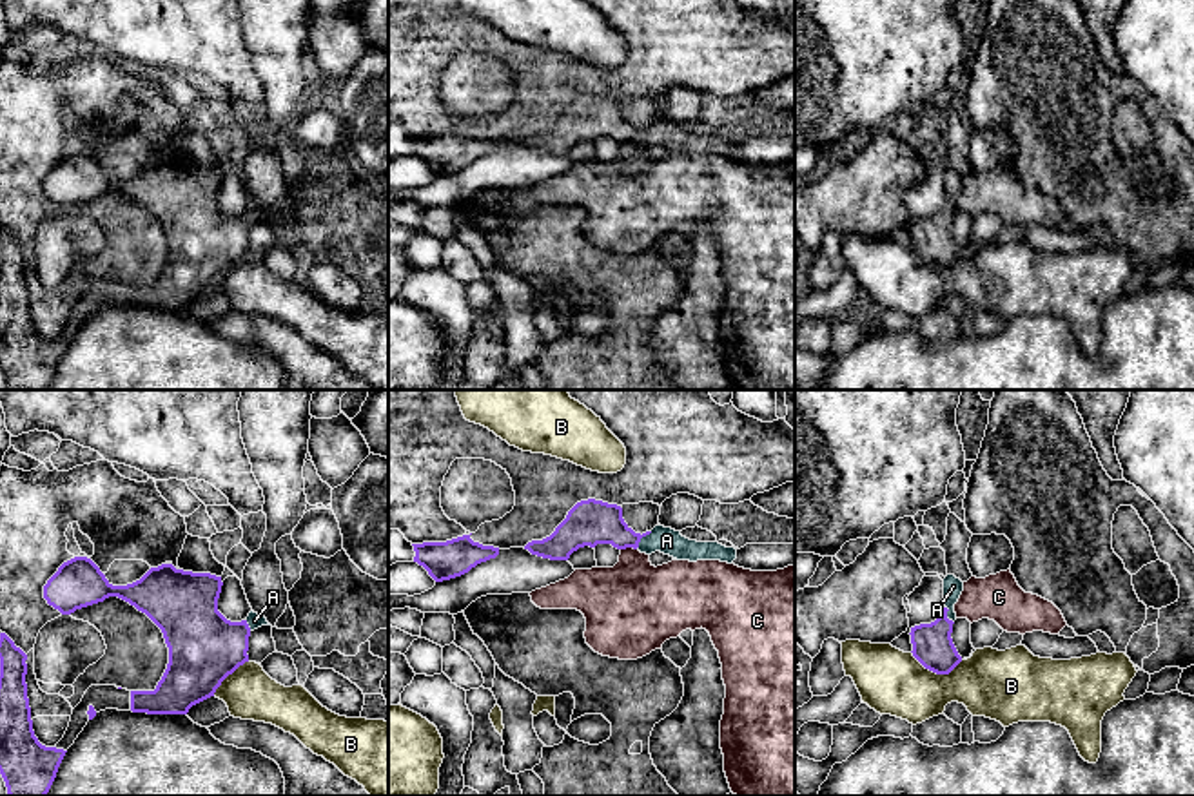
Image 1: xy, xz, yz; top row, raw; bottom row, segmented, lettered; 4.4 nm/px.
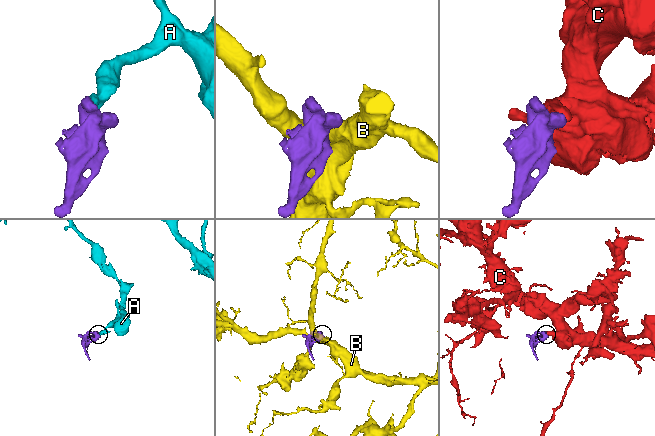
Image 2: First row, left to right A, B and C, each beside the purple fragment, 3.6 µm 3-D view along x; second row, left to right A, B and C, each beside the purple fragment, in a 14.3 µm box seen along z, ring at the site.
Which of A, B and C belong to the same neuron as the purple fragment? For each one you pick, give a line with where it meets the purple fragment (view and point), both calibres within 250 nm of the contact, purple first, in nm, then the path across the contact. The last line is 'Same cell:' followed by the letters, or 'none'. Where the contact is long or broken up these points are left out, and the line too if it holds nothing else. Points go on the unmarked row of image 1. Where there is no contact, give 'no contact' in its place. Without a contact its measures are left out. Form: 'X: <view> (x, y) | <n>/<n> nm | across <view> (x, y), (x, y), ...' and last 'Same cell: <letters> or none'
A: xz (641, 131) | 200/120 nm | across xz (588, 116), (641, 131), (666, 135)
Same cell: A

